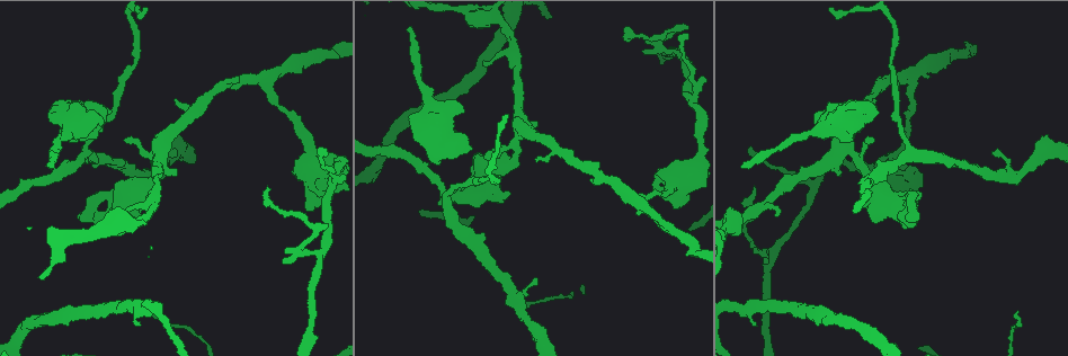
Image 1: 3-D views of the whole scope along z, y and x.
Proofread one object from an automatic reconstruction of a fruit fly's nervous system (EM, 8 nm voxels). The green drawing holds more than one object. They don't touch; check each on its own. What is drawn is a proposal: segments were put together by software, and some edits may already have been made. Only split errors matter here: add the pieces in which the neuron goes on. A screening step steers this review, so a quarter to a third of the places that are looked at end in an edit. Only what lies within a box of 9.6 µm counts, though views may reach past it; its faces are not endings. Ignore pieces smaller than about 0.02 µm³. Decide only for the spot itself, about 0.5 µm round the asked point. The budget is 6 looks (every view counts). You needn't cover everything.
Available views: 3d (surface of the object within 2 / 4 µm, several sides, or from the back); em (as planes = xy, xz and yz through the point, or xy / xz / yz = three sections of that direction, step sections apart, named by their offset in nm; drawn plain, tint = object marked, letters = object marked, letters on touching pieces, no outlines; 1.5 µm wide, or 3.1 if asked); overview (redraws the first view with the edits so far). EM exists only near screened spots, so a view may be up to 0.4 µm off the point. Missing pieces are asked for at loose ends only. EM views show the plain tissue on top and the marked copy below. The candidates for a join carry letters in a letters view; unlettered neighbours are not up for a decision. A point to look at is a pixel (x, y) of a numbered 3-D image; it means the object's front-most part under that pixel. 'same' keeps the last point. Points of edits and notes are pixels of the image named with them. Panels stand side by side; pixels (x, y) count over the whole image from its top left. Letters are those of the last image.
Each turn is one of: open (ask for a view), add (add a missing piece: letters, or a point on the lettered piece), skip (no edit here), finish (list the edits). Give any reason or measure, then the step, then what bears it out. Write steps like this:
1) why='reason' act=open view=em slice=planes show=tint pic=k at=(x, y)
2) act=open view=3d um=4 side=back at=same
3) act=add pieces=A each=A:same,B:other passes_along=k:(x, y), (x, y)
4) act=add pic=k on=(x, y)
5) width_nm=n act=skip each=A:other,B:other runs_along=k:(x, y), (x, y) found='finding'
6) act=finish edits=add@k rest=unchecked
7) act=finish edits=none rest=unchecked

act=open view=3d um=2 pic=1 at=(628, 41)

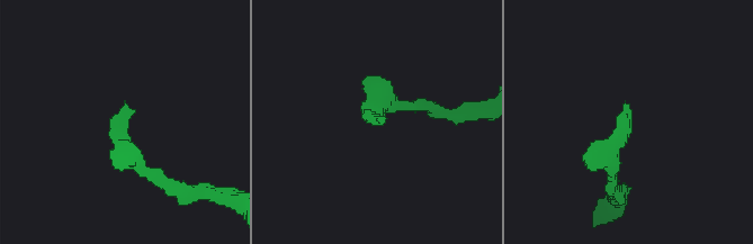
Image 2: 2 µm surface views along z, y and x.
act=open view=em slice=planes show=tint pic=2 at=(124, 101)

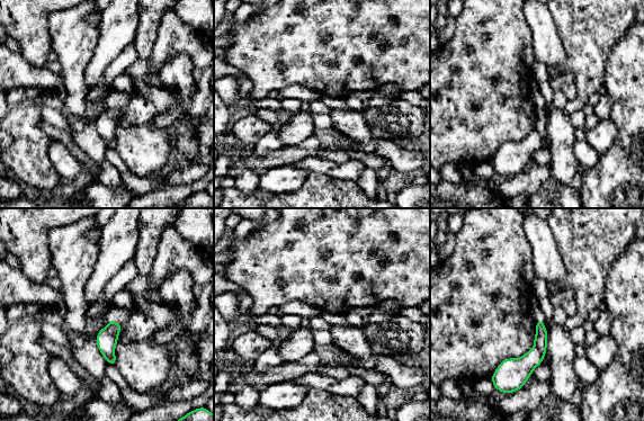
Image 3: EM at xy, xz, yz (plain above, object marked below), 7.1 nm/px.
act=open view=em slice=planes show=letters at=same

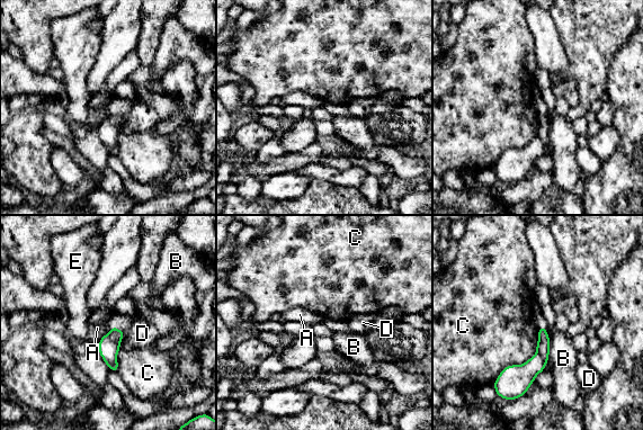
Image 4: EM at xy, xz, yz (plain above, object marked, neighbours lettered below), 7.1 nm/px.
act=skip each=A:other,B:other,C:other,D:other,E:other border=4:(538, 328), (536, 351), (492, 384) found='no lettered piece goes on from it'

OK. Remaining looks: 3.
why='branch stops here' act=open view=em slice=xz step=8 show=tint pic=1 at=(321, 147)

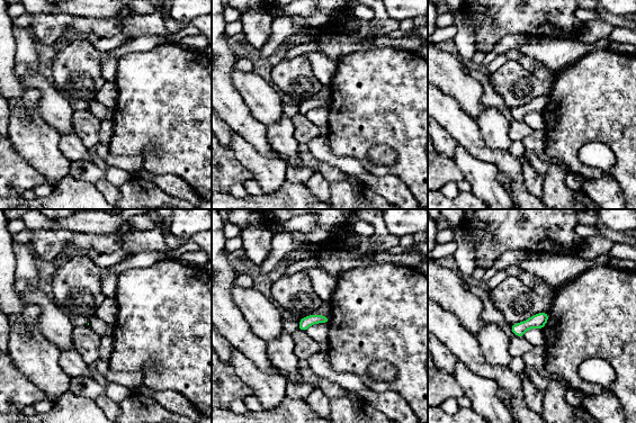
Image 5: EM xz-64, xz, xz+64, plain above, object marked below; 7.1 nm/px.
act=open view=em slice=planes show=tint at=same

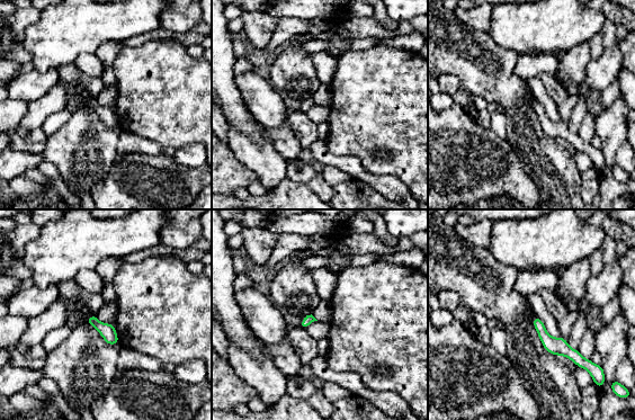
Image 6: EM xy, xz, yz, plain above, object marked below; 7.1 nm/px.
why='see the neighbours' act=open view=em slice=planes show=letters at=same

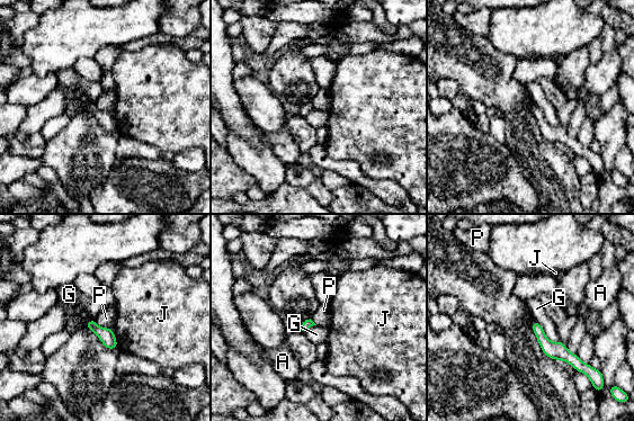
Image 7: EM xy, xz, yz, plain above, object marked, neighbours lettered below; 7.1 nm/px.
width_nm=70 act=skip each=A:other,G:other,J:other,P:other found='no lettered piece goes on from it'

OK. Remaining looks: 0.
act=finish edits=none rest=unchecked

